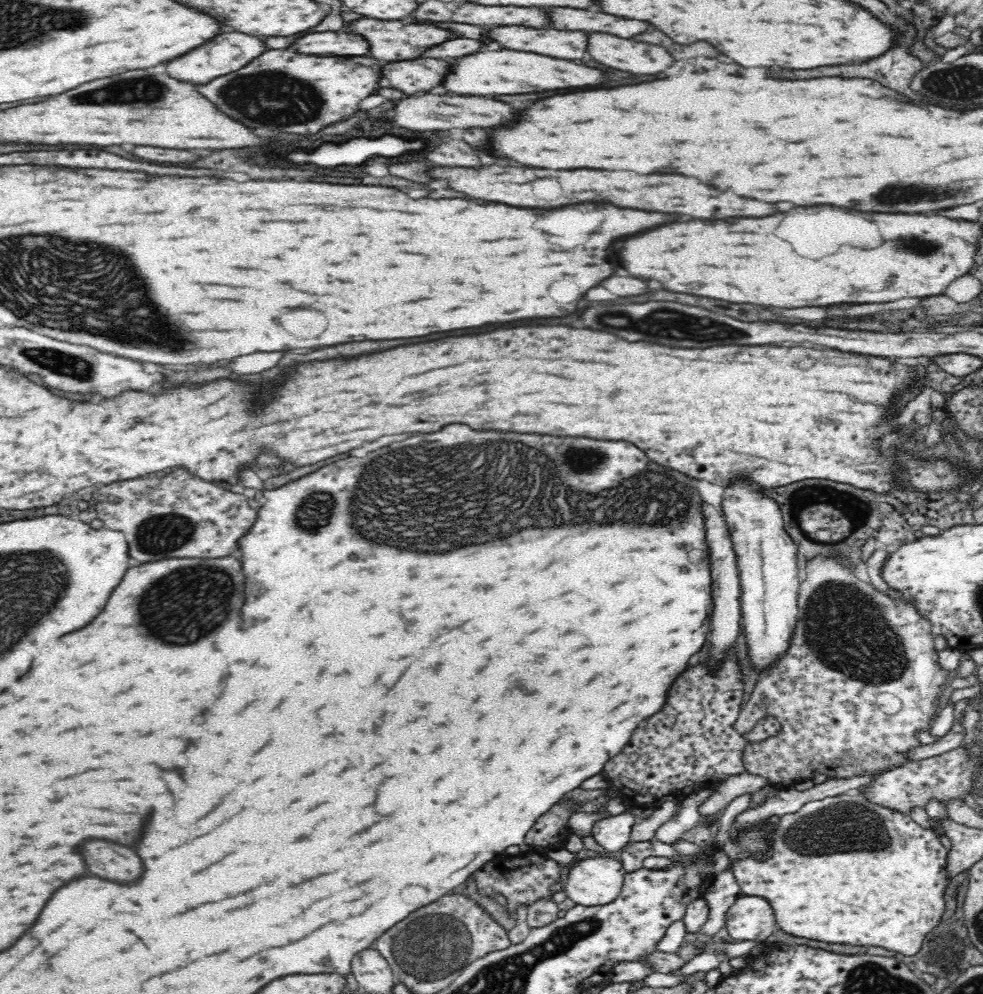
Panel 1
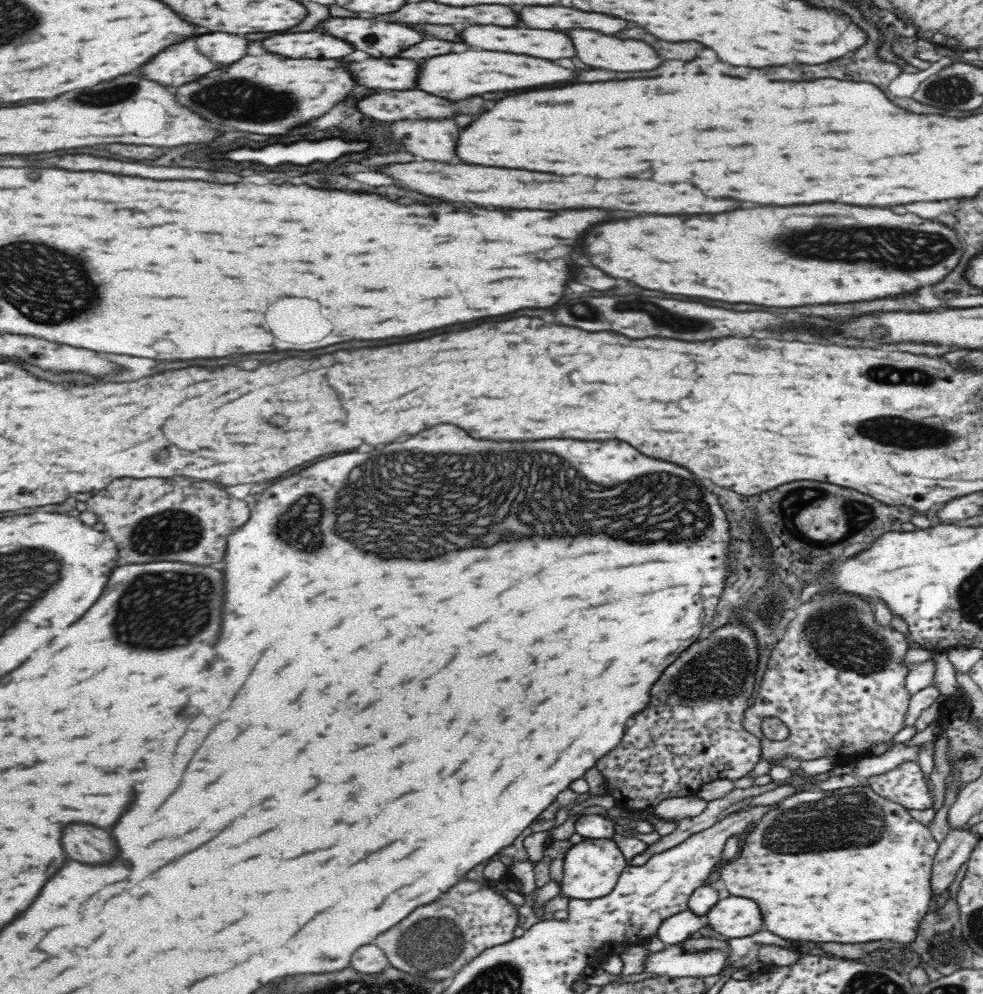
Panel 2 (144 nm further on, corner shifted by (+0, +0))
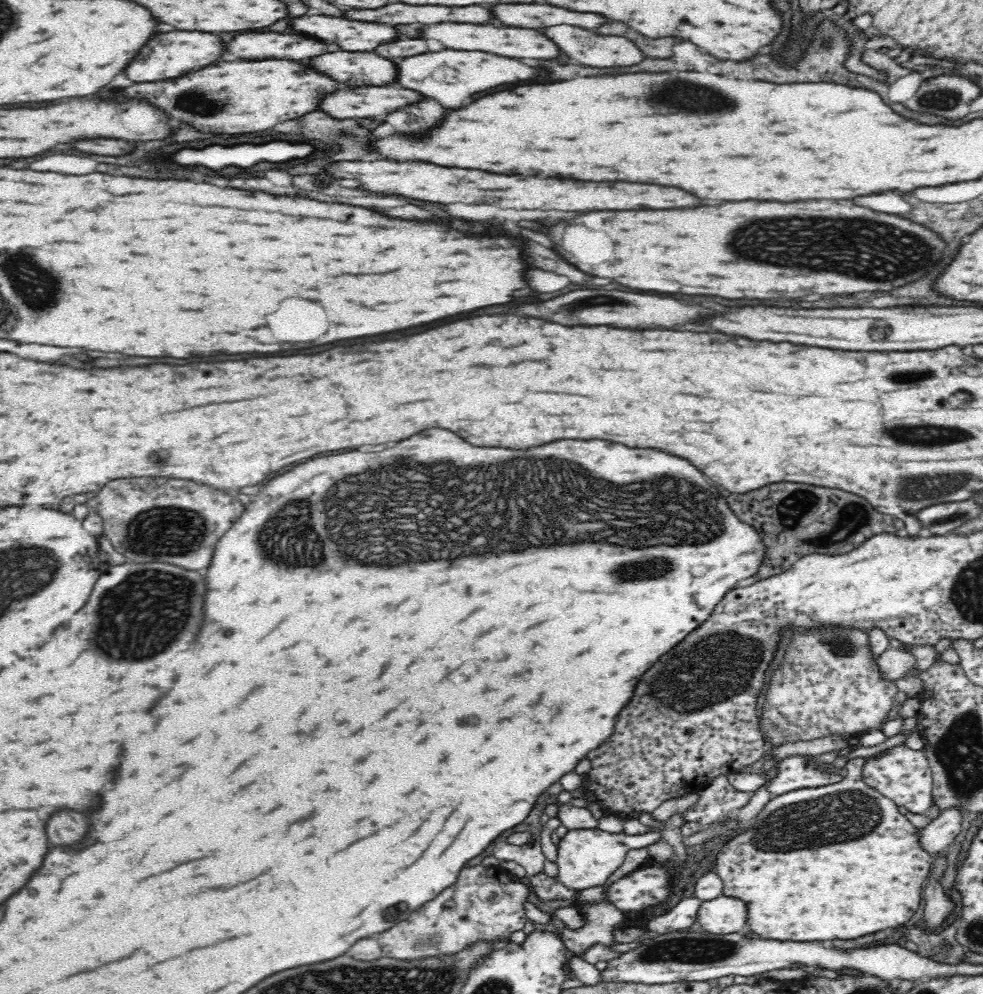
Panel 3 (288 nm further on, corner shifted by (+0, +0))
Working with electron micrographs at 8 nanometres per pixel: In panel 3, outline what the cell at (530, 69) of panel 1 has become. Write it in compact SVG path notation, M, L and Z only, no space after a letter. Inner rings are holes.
M462 50L424 52L394 62L394 66L396 66L396 84L408 90L416 90L424 96L432 96L438 102L442 102L444 108L458 108L474 92L482 92L488 88L496 88L500 84L514 84L538 76L534 68L520 64L514 58L500 58L496 54L462 52Z

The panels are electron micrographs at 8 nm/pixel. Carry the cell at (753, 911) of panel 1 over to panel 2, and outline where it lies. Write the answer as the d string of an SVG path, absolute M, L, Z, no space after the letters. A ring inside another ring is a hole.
M726 894L718 904L714 904L706 912L704 918L712 930L726 936L728 940L748 936L764 928L762 914L754 900L726 896Z

